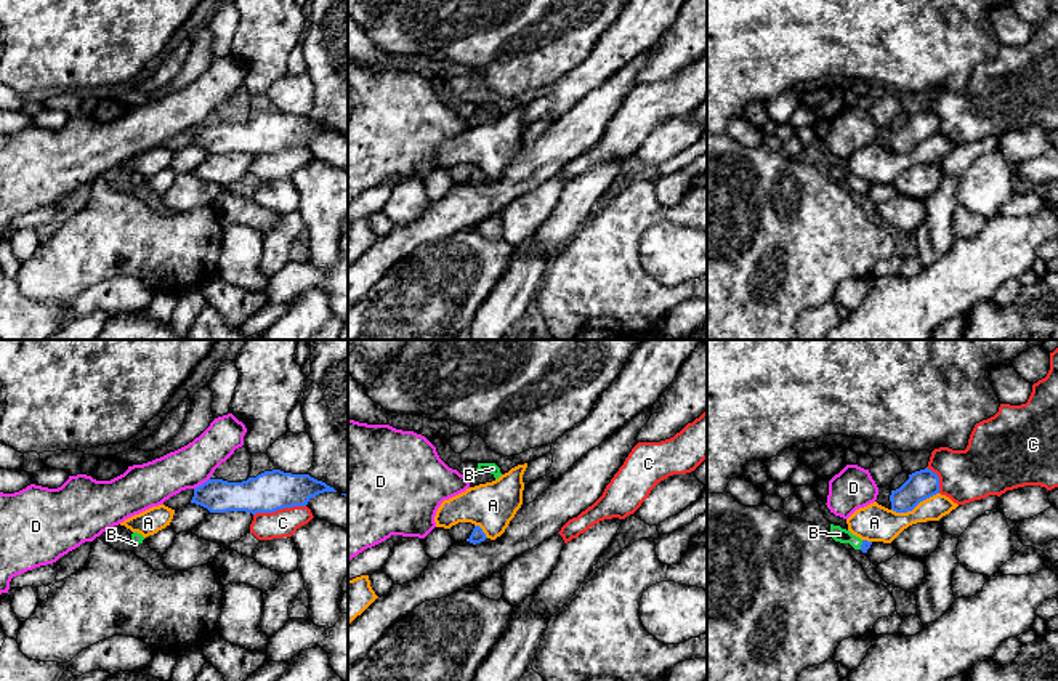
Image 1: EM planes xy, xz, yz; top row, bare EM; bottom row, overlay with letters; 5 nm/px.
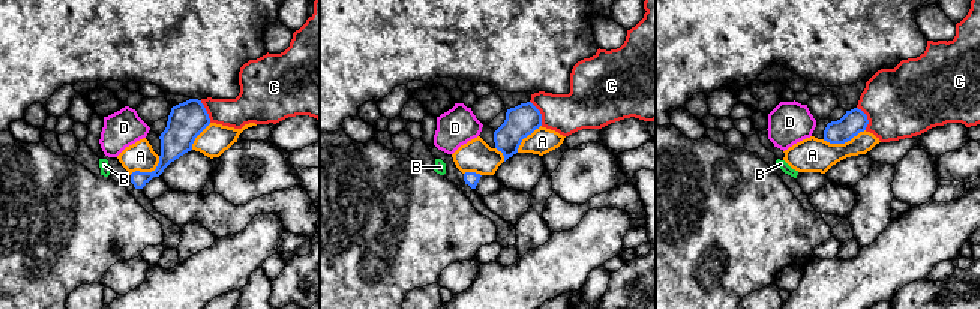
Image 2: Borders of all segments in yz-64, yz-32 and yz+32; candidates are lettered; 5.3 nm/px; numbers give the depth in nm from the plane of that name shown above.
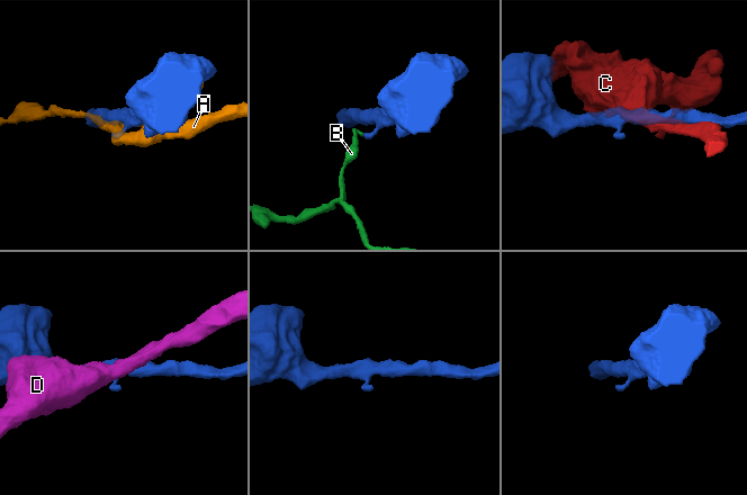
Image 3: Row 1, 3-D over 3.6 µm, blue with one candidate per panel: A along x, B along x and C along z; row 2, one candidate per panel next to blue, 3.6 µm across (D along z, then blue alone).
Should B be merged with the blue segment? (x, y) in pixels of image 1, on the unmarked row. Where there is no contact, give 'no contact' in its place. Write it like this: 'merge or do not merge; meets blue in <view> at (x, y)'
merge; meets blue in yz at (861, 186)

